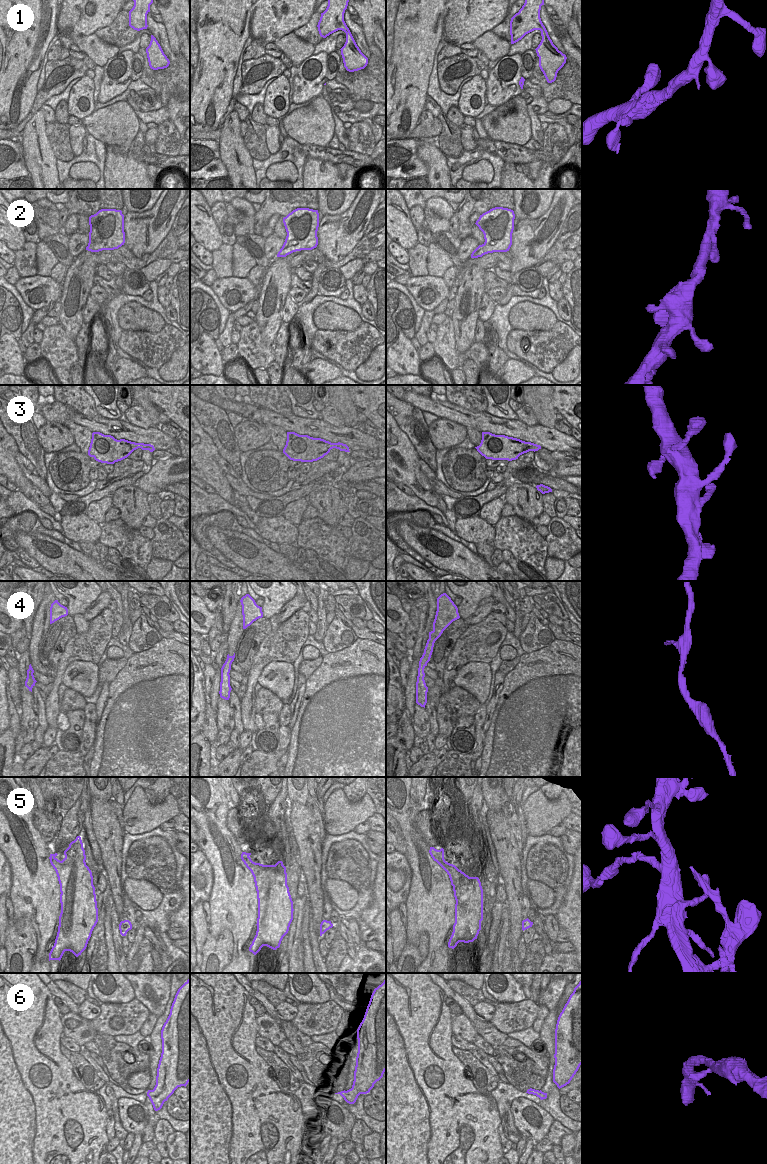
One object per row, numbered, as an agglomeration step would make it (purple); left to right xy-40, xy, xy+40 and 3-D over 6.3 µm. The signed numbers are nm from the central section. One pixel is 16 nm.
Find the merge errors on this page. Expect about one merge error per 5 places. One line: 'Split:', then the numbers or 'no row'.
Split: no row

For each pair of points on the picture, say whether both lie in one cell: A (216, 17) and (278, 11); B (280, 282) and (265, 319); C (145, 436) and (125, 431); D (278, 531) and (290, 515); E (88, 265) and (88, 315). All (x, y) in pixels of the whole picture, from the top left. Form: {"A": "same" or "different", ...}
{"A": "different", "B": "same", "C": "same", "D": "different", "E": "different"}

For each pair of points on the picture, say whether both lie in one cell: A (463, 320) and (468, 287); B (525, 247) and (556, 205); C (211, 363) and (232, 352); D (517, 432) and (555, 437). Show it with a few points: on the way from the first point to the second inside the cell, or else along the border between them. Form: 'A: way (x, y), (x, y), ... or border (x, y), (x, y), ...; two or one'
A: way (463, 312), (468, 295); one
B: way (535, 237), (555, 215); one
C: border (220, 355), (225, 364); two
D: way (526, 433), (546, 435); one

